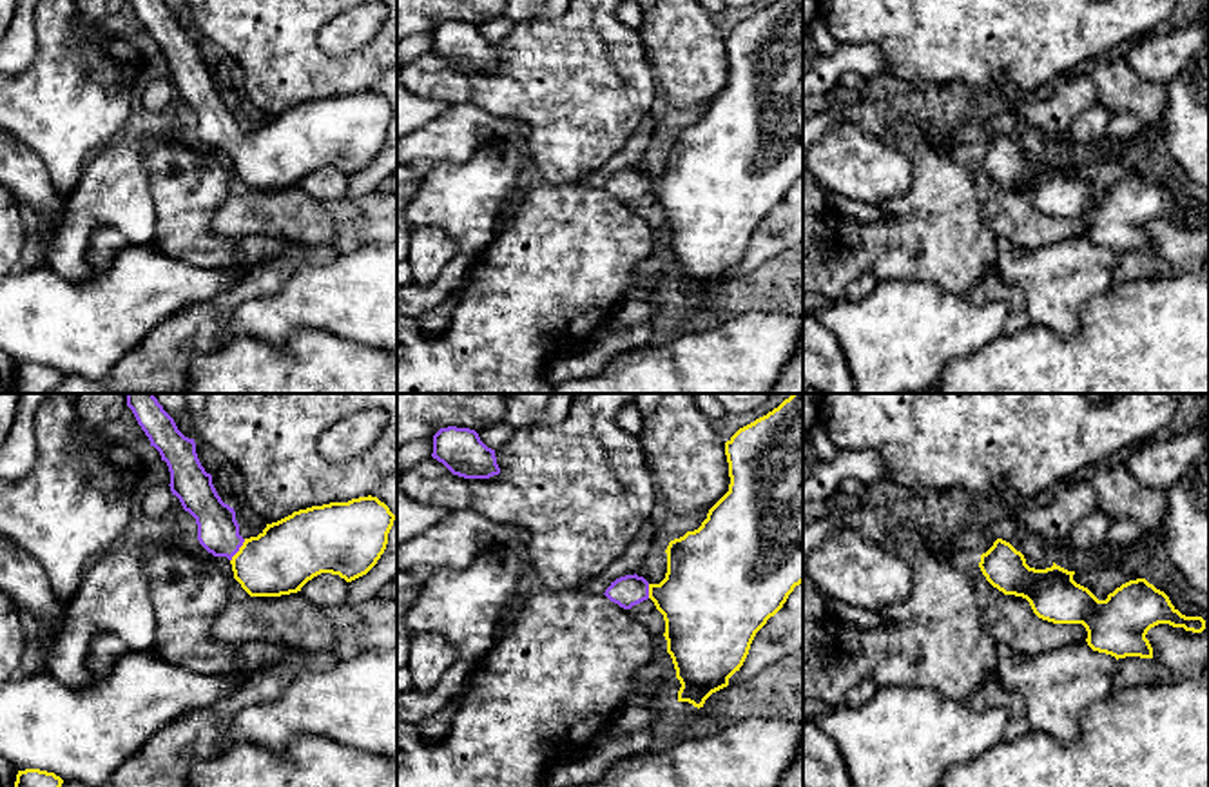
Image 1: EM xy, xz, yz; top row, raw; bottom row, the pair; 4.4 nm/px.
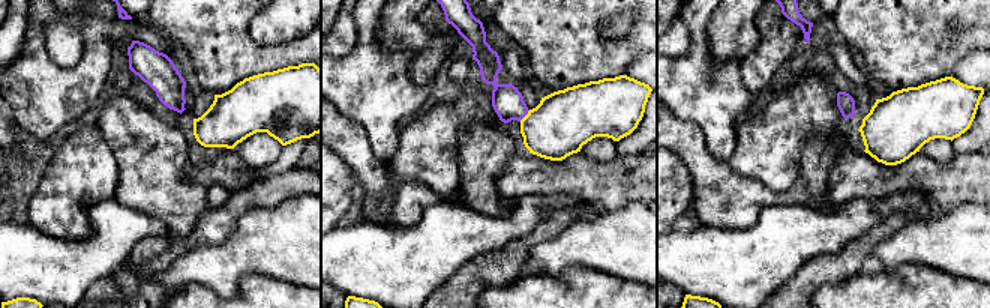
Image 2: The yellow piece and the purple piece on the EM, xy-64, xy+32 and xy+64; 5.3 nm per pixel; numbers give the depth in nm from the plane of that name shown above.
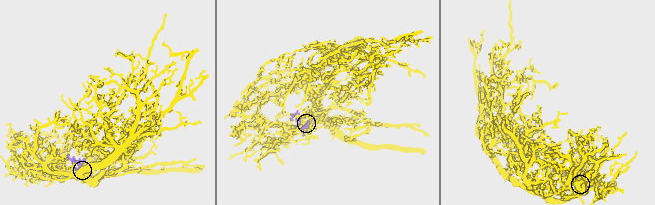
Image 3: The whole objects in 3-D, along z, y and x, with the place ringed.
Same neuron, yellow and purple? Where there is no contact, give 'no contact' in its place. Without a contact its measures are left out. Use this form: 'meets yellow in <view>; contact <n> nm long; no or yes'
meets yellow in xy; contact 120 nm long; yes

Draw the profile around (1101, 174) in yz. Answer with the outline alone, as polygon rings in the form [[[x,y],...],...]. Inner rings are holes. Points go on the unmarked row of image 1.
[[[1144,136],[1131,141],[1120,158],[1107,161],[1098,160],[1095,163],[1075,165],[1073,174],[1088,181],[1098,194],[1106,194],[1109,187],[1129,174],[1146,172],[1146,160],[1151,152],[1153,141]]]

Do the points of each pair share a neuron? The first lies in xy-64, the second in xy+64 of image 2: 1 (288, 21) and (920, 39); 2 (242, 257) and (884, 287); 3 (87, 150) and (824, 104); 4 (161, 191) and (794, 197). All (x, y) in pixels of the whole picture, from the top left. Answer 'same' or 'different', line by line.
1: same
2: different
3: same
4: different

